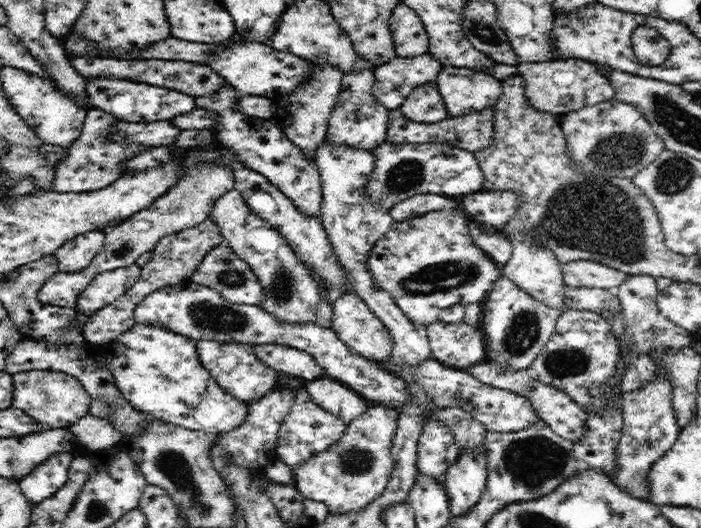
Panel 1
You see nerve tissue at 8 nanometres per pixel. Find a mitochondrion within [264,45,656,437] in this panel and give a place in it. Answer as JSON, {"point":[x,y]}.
{"point":[597,216]}

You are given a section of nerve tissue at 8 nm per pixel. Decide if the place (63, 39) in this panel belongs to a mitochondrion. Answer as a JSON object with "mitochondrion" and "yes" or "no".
{"mitochondrion":"no"}

